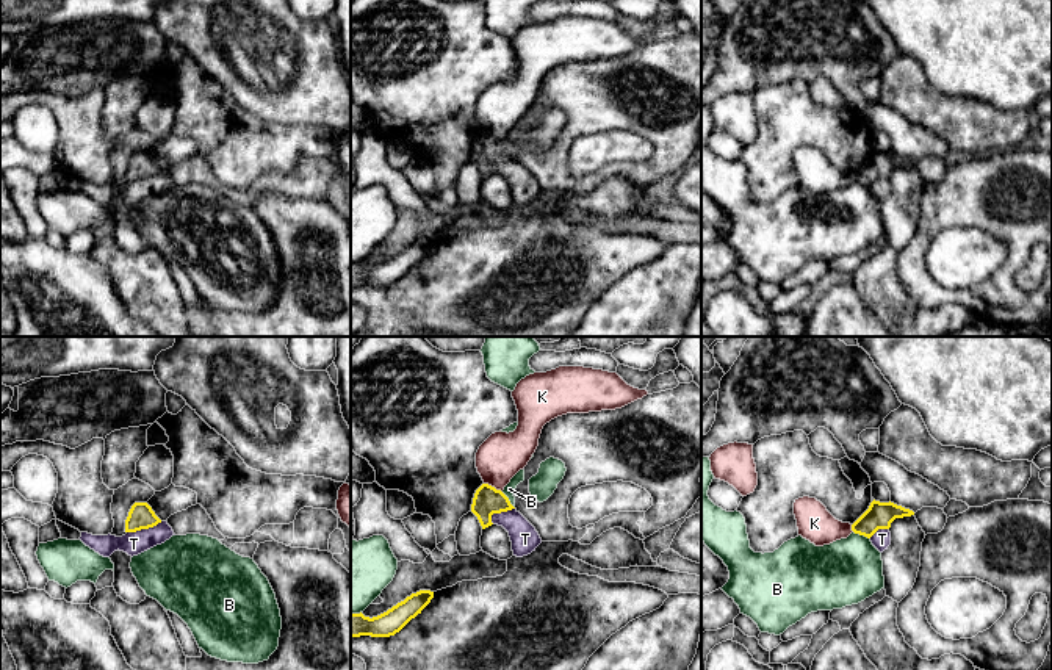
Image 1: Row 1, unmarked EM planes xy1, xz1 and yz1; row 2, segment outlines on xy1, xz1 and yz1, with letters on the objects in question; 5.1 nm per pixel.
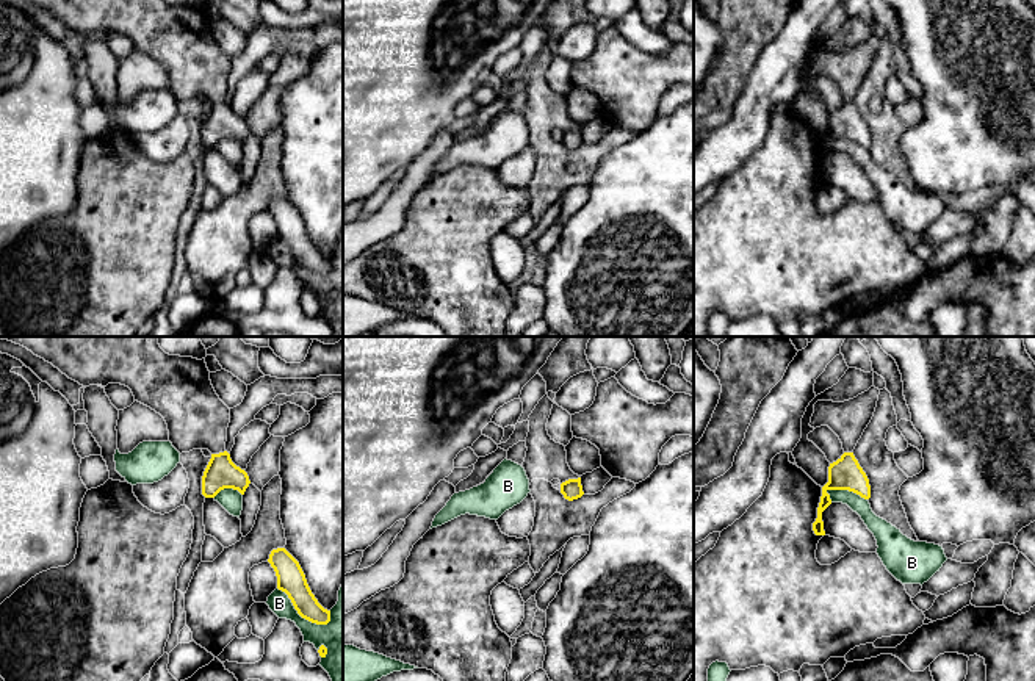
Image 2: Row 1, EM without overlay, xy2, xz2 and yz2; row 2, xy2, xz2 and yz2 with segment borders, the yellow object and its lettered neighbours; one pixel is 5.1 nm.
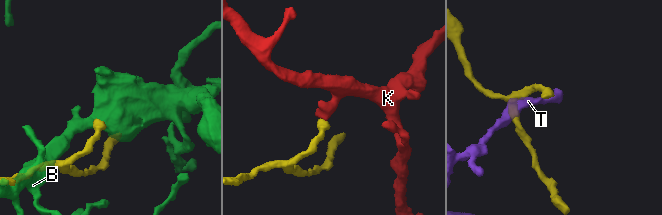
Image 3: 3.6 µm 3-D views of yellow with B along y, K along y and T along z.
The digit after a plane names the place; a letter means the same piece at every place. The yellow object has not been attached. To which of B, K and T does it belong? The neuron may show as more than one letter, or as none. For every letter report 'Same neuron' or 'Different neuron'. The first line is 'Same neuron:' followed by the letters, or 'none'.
Same neuron: none
B: Different neuron
K: Different neuron
T: Different neuron

